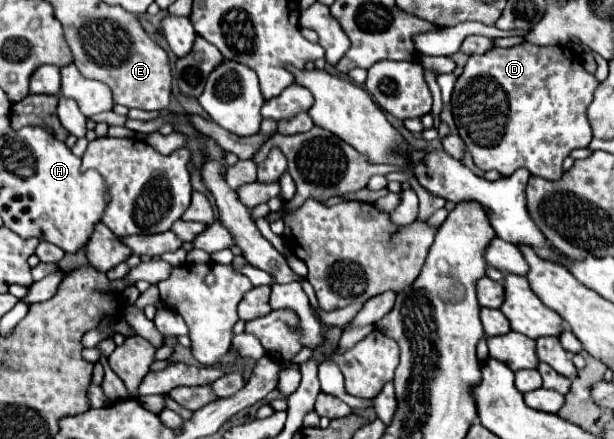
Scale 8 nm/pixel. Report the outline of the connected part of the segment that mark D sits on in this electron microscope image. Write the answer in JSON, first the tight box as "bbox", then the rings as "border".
{"bbox":[451,41,597,181],"border":[[[525,41],[509,49],[495,47],[495,51],[489,51],[487,55],[471,55],[463,75],[455,83],[451,111],[457,133],[481,171],[495,169],[501,177],[509,177],[525,167],[535,177],[557,181],[563,175],[565,157],[569,157],[573,149],[589,147],[593,139],[587,107],[593,101],[597,85],[597,79],[583,69],[581,57],[569,47],[539,47]]]}

